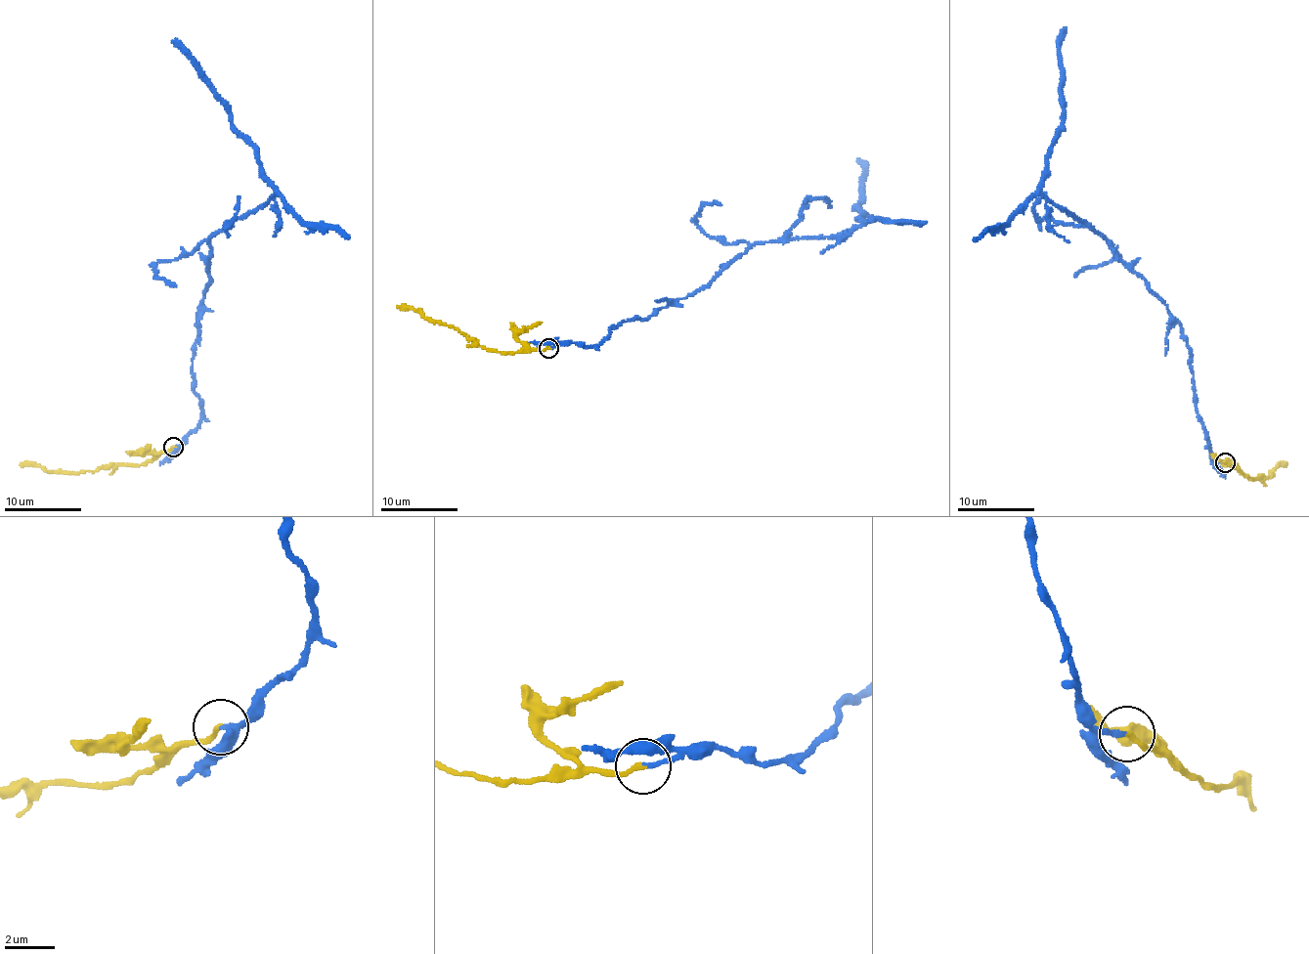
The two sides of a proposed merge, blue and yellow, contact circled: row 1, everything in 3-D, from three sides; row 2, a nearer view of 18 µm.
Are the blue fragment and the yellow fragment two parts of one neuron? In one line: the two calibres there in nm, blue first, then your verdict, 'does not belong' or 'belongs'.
190/200 nm | belongs

